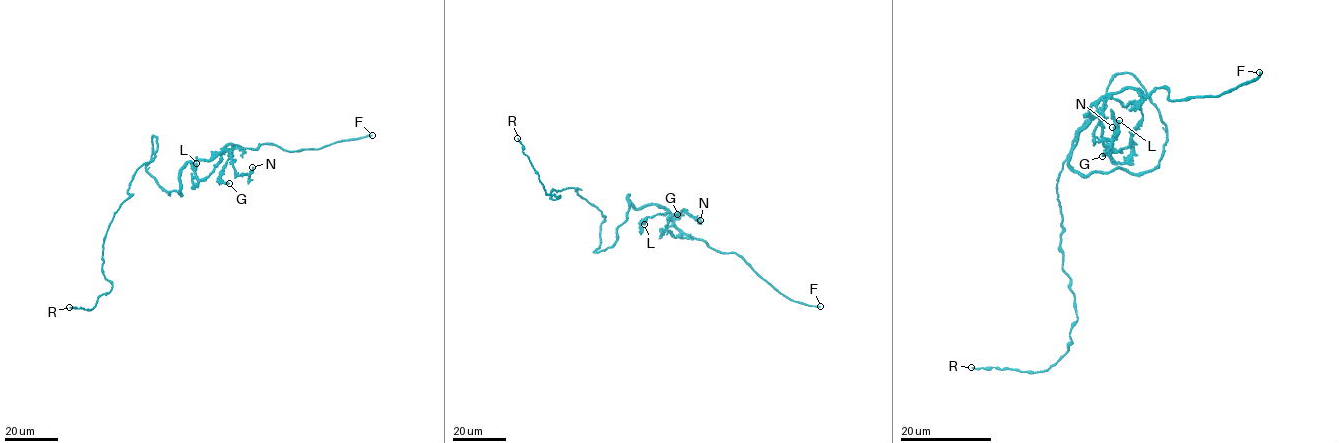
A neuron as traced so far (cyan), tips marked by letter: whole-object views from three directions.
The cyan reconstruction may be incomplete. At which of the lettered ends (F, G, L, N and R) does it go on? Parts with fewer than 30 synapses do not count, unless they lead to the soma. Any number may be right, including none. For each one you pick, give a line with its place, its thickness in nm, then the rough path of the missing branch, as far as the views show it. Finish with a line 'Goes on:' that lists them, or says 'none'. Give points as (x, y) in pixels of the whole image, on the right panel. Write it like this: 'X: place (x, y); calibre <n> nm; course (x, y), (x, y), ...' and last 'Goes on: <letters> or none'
F: place (1259, 72); calibre 280 nm; course (1259, 72), (1151, 46), (1128, 48), (1124, 41), (1132, 38), (1108, 14), (1071, 24), (1070, 36), (1078, 54)
Goes on: F

